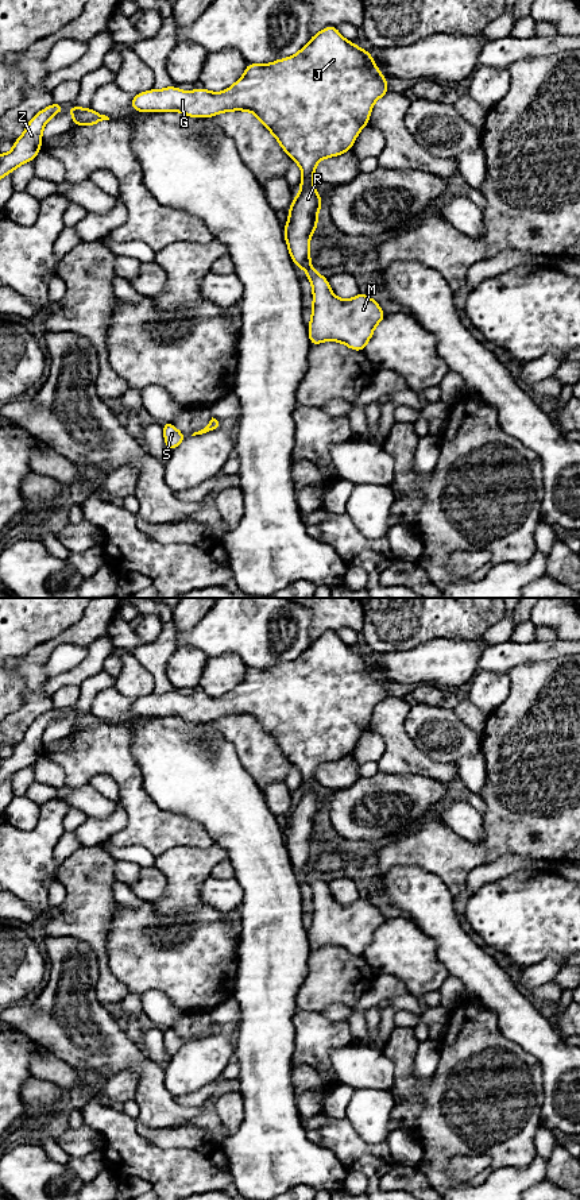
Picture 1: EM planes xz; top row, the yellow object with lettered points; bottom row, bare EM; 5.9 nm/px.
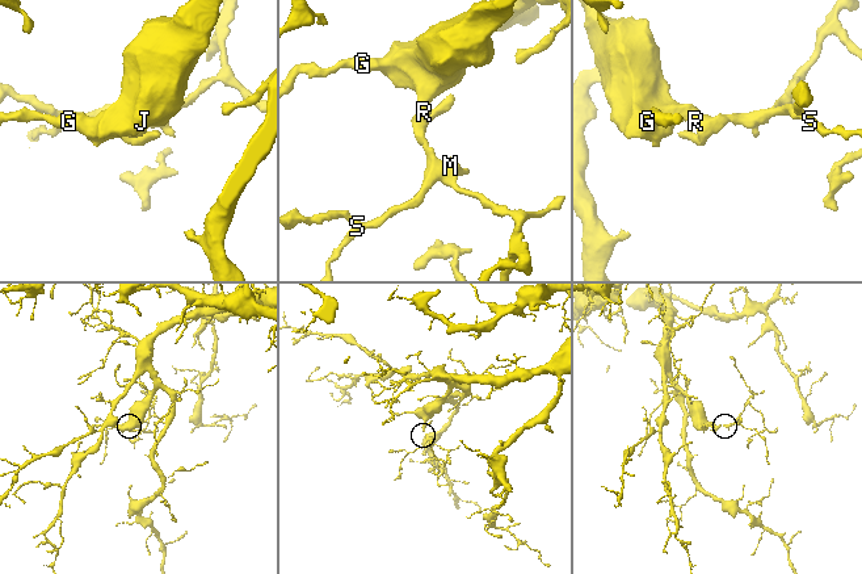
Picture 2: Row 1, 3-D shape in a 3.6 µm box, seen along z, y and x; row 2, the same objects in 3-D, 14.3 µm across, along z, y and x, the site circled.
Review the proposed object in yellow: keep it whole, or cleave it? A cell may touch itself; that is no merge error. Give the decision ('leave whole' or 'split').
leave whole

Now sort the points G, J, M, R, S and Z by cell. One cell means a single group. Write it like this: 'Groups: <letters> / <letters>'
Groups: G J M R S Z

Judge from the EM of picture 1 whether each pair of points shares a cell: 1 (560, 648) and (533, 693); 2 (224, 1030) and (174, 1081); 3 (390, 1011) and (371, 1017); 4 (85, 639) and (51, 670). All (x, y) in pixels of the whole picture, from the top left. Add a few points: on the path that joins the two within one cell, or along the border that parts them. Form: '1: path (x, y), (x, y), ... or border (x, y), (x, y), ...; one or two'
1: border (565, 653), (545, 660), (526, 660), (524, 663); two
2: path (215, 1044), (188, 1071); one
3: border (382, 1011), (379, 1023); two
4: border (86, 645), (60, 644), (49, 660); two

